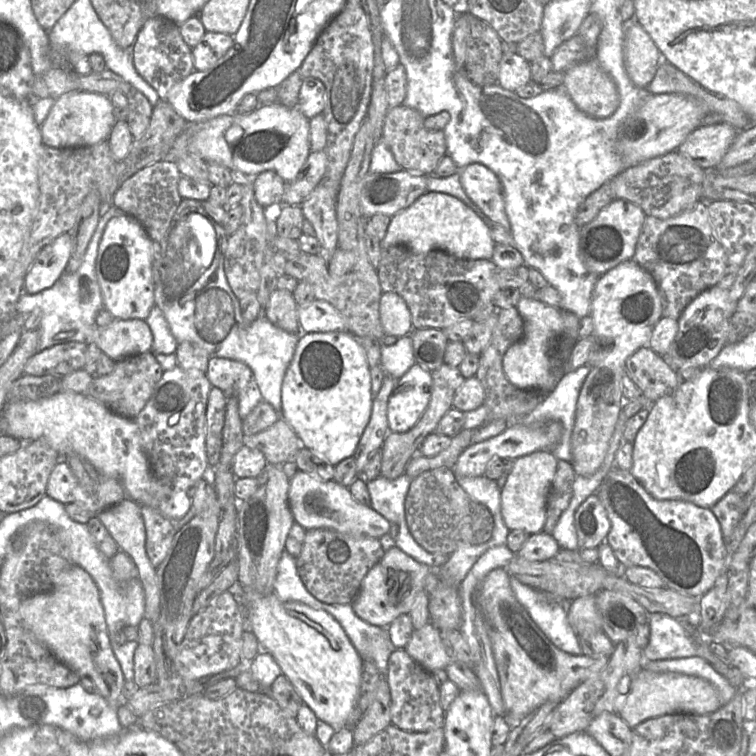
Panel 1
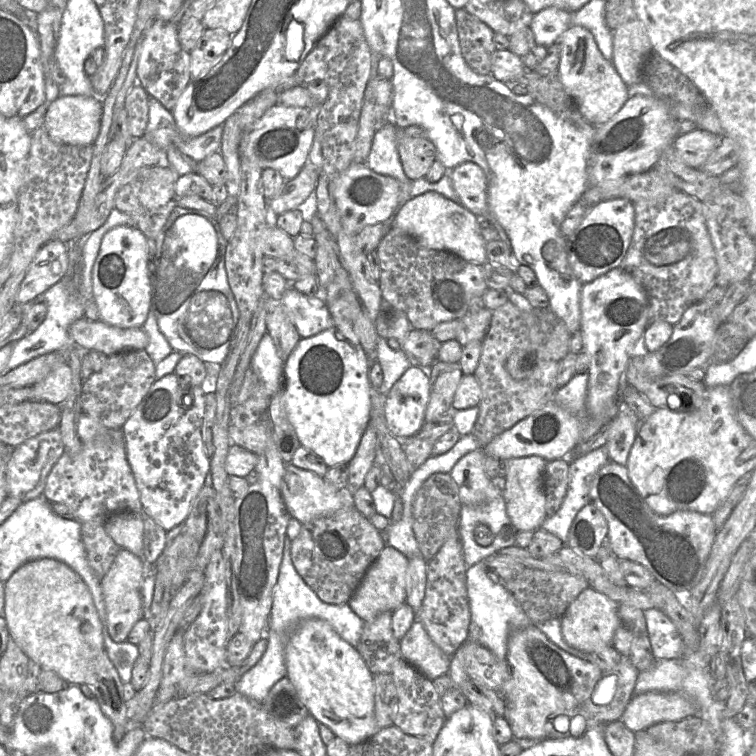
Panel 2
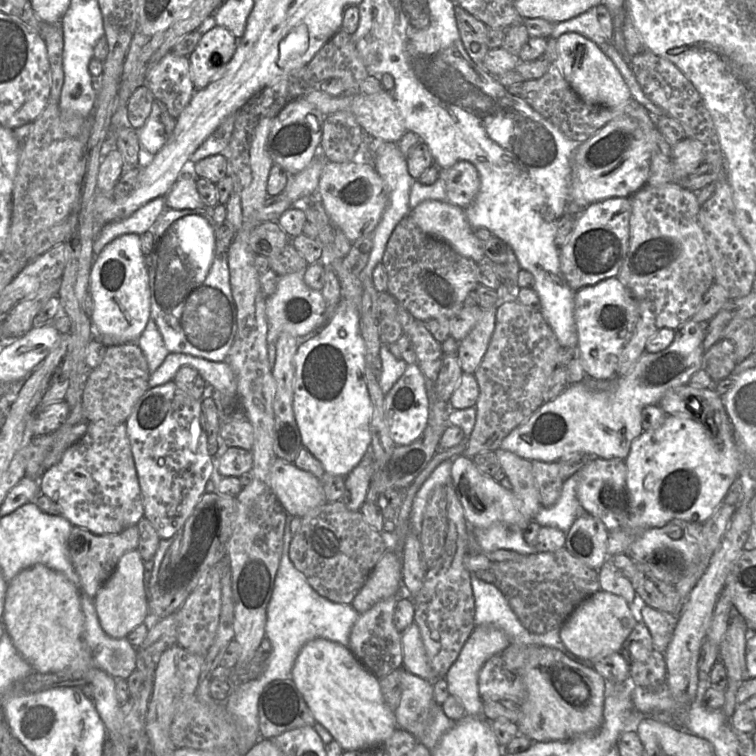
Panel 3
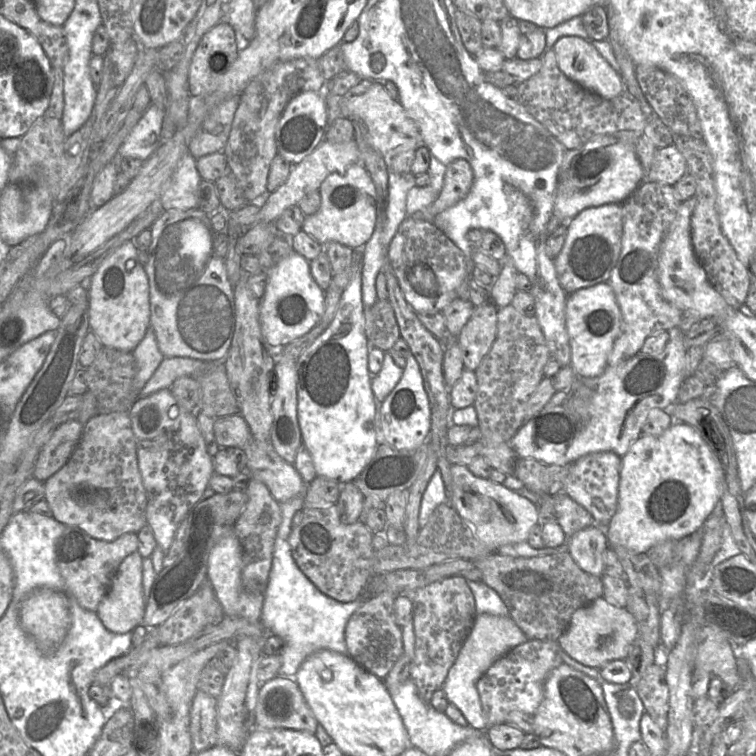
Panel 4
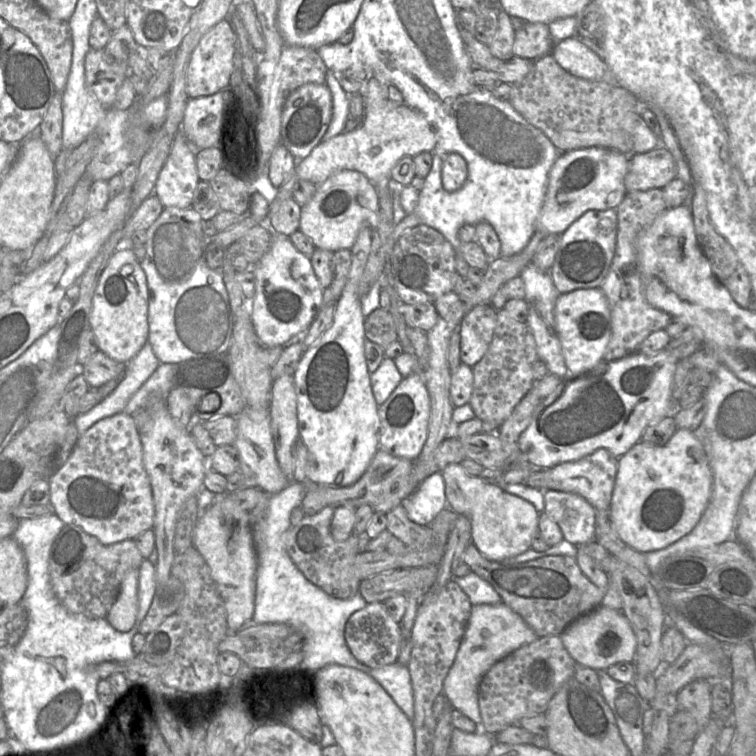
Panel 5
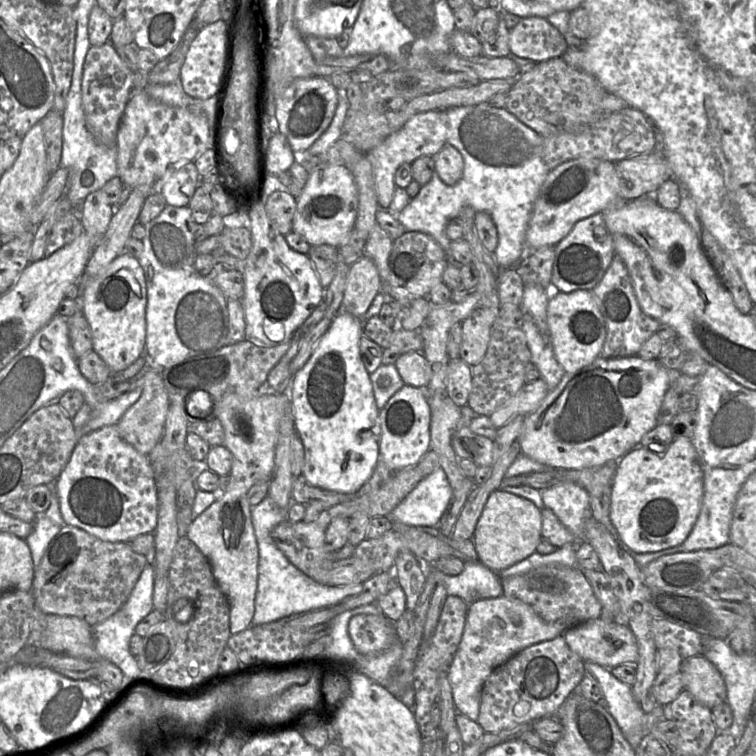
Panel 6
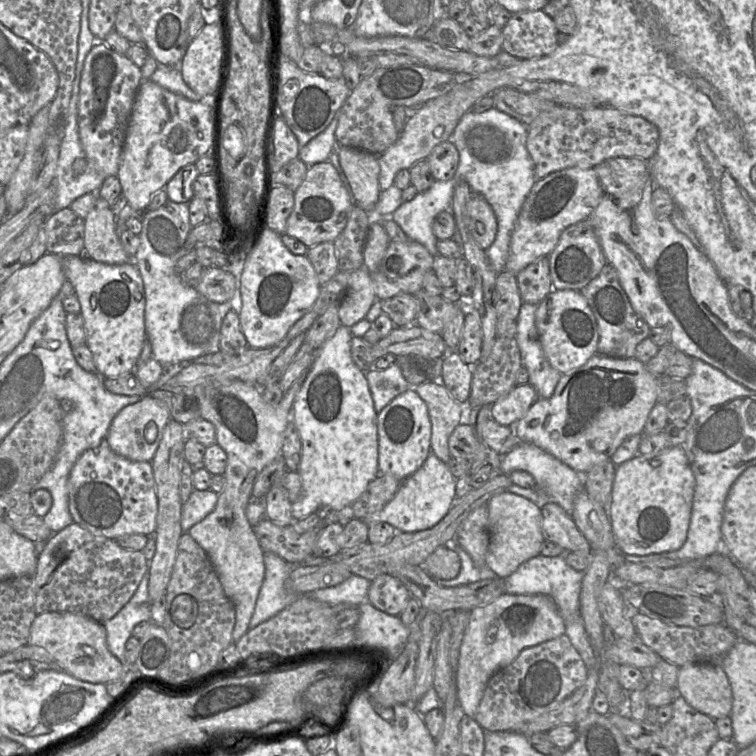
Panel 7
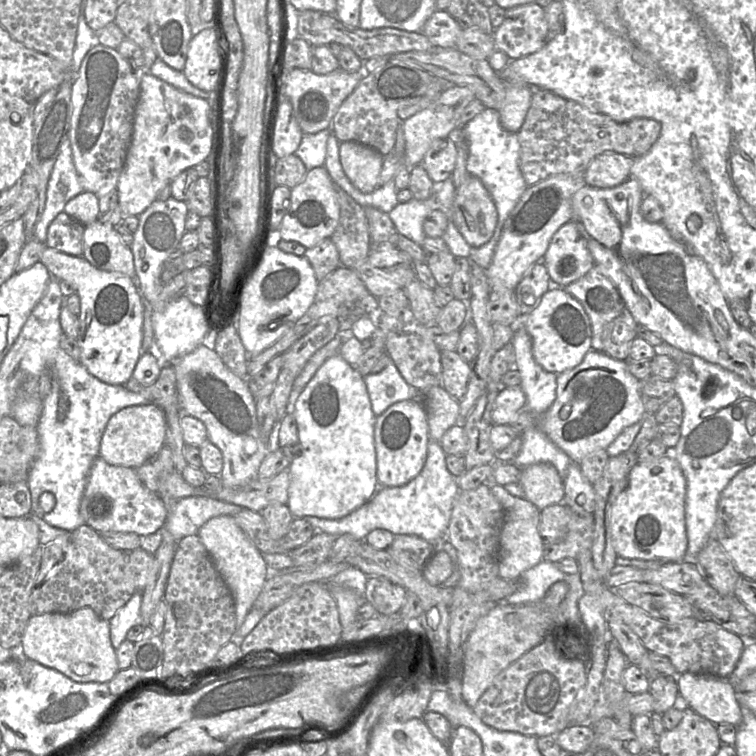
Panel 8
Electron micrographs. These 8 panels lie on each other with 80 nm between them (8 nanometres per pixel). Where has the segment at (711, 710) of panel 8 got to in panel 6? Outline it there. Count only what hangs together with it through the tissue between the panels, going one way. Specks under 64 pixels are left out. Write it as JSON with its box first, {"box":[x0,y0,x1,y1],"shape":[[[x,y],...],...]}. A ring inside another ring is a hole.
{"box":[680,656,727,710],"shape":[[[704,656],[683,660],[680,672],[685,689],[711,710],[727,700],[727,688],[721,673]]]}

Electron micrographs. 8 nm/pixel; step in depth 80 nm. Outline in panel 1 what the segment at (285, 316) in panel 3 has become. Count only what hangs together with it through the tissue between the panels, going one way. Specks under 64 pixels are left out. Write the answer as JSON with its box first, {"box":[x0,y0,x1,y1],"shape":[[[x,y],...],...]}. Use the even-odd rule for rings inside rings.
{"box":[297,299,348,333],"shape":[[[314,299],[297,306],[302,333],[348,331],[347,319],[330,303]]]}

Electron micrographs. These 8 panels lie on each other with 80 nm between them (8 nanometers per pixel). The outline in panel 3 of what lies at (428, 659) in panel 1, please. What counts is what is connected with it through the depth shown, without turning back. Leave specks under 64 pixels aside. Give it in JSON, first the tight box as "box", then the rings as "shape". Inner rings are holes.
{"box":[402,622,435,681],"shape":[[[415,622],[402,633],[402,648],[404,669],[428,681],[435,680],[419,627]]]}

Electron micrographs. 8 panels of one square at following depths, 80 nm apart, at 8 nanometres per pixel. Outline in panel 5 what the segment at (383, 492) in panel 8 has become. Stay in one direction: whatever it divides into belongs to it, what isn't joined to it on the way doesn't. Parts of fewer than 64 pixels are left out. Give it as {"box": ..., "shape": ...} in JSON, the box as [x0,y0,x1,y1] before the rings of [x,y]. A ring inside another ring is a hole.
{"box":[401,472,448,526],"shape":[[[442,472],[426,478],[401,505],[411,521],[428,526],[448,506]]]}

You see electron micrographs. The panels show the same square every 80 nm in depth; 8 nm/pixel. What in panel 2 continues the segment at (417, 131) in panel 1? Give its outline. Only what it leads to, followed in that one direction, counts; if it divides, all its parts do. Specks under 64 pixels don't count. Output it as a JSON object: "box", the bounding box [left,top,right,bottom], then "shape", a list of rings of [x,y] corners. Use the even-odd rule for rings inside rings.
{"box":[398,129,436,180],"shape":[[[398,129],[398,153],[403,170],[410,180],[424,178],[436,160],[436,147],[428,139],[404,135]]]}

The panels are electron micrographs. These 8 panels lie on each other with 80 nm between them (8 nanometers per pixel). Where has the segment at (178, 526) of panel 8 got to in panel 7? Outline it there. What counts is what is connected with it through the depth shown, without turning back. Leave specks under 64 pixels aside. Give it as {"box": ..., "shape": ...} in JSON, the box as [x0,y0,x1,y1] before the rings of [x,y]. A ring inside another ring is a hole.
{"box":[181,489,219,533],"shape":[[[194,489],[189,499],[182,504],[181,528],[187,533],[192,526],[205,519],[216,507],[219,495],[211,490]]]}

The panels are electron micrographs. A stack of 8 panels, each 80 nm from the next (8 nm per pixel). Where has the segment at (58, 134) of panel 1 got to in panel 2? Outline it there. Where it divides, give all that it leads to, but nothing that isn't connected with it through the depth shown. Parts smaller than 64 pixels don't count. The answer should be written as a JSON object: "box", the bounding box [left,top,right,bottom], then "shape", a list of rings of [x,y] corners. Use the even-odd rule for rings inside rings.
{"box":[43,95,102,145],"shape":[[[60,95],[49,103],[43,125],[55,142],[91,145],[98,137],[102,114],[102,98],[97,95]]]}

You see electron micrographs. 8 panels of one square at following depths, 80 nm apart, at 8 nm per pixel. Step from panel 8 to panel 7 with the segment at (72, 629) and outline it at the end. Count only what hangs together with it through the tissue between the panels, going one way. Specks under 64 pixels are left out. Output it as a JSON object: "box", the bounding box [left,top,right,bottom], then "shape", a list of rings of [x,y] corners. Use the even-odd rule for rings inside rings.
{"box":[29,612,124,684],"shape":[[[44,612],[37,614],[30,629],[29,644],[45,648],[62,671],[89,682],[107,684],[120,679],[124,665],[107,646],[104,623],[73,612]]]}

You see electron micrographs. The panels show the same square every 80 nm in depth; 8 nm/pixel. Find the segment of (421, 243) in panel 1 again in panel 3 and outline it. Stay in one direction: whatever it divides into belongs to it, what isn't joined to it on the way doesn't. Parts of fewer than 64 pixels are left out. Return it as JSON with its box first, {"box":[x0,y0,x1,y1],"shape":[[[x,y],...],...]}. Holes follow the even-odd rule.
{"box":[409,200,486,263],"shape":[[[425,200],[409,216],[423,232],[448,243],[460,255],[476,263],[486,257],[484,242],[476,237],[465,209],[448,201]]]}

